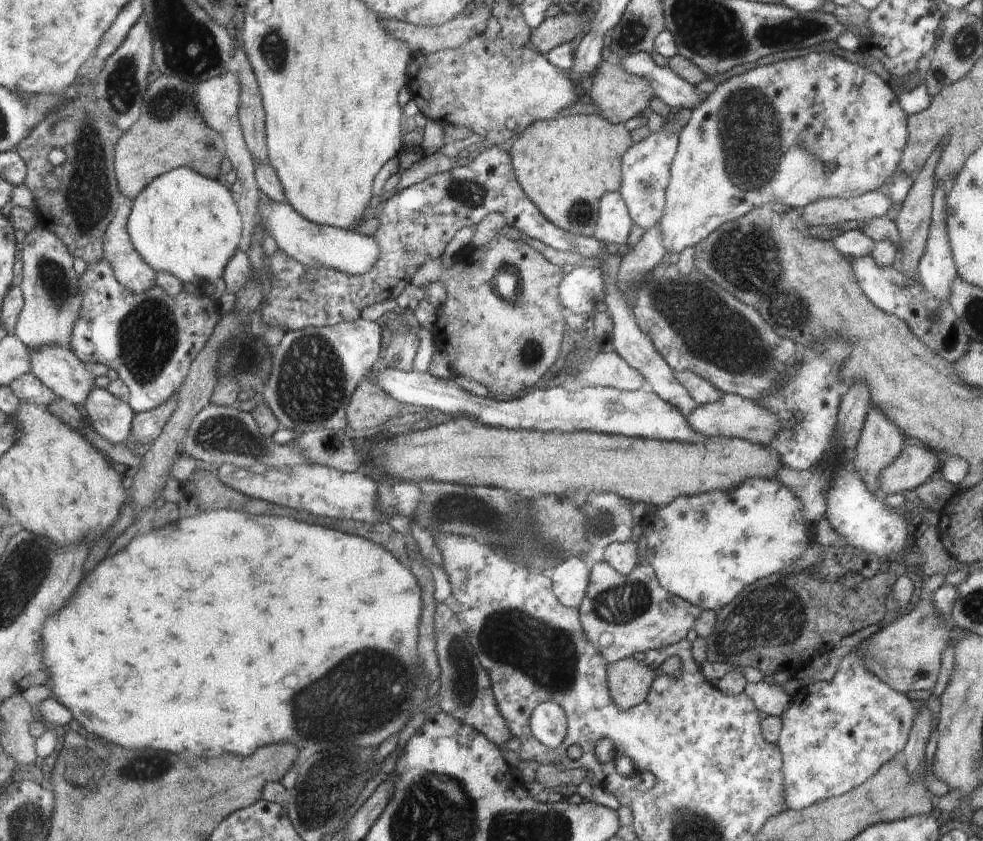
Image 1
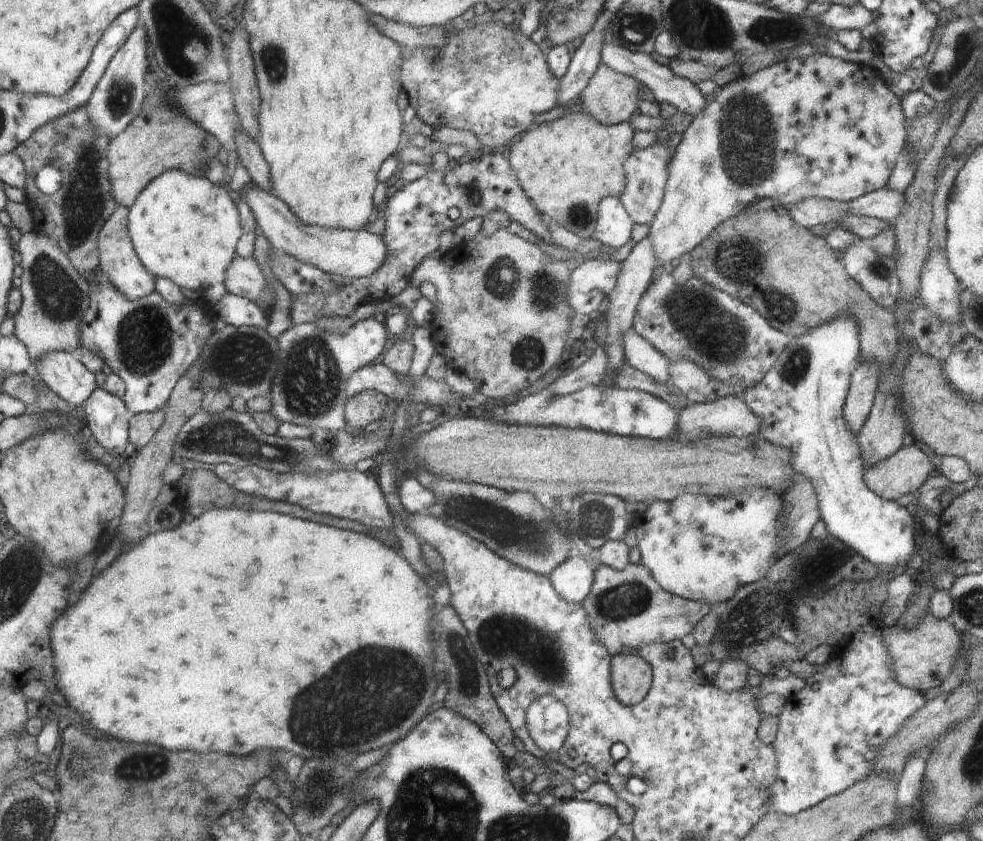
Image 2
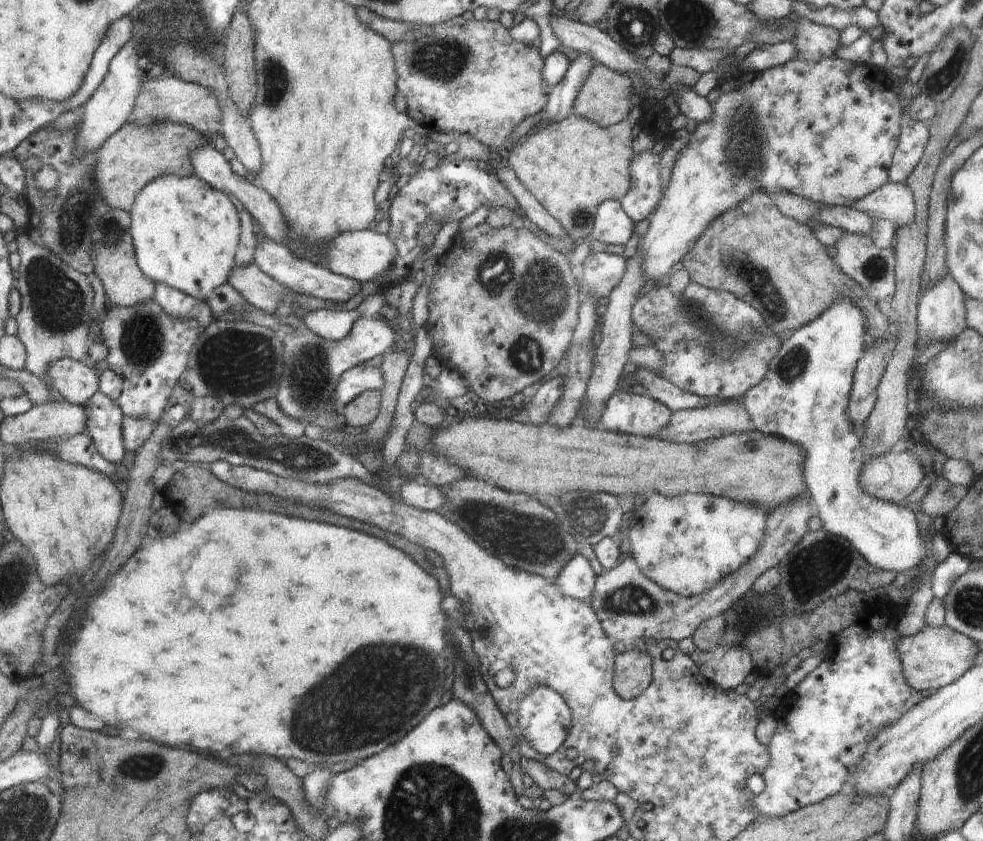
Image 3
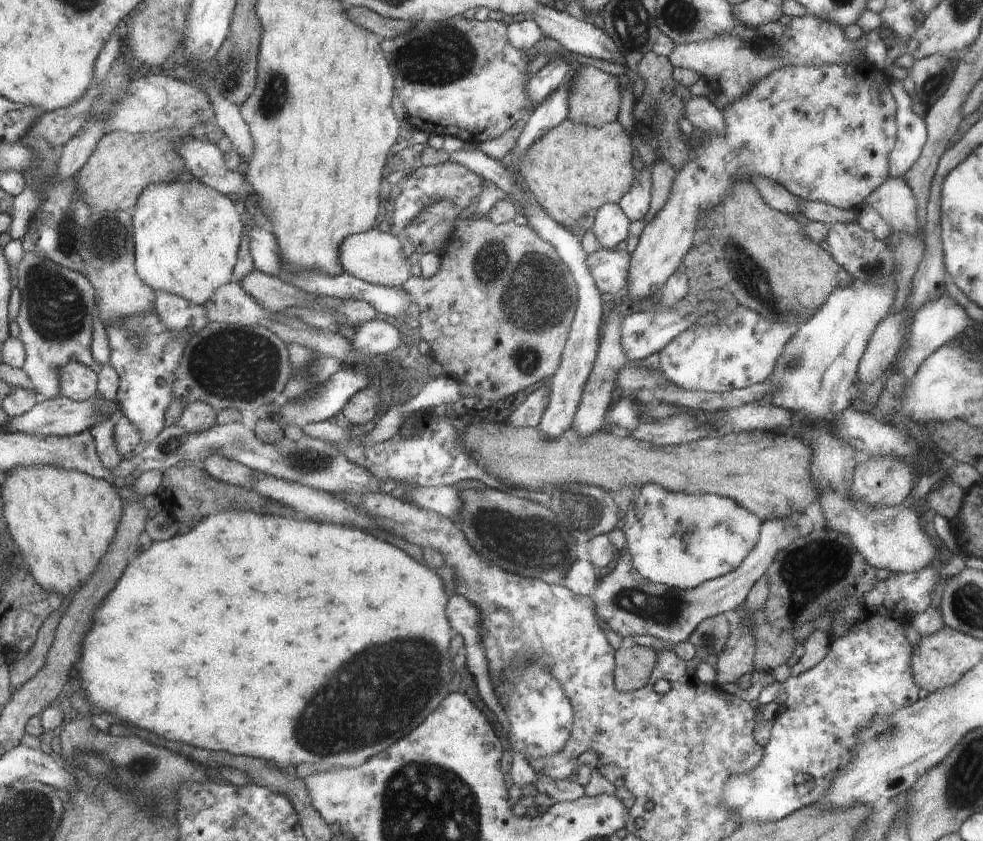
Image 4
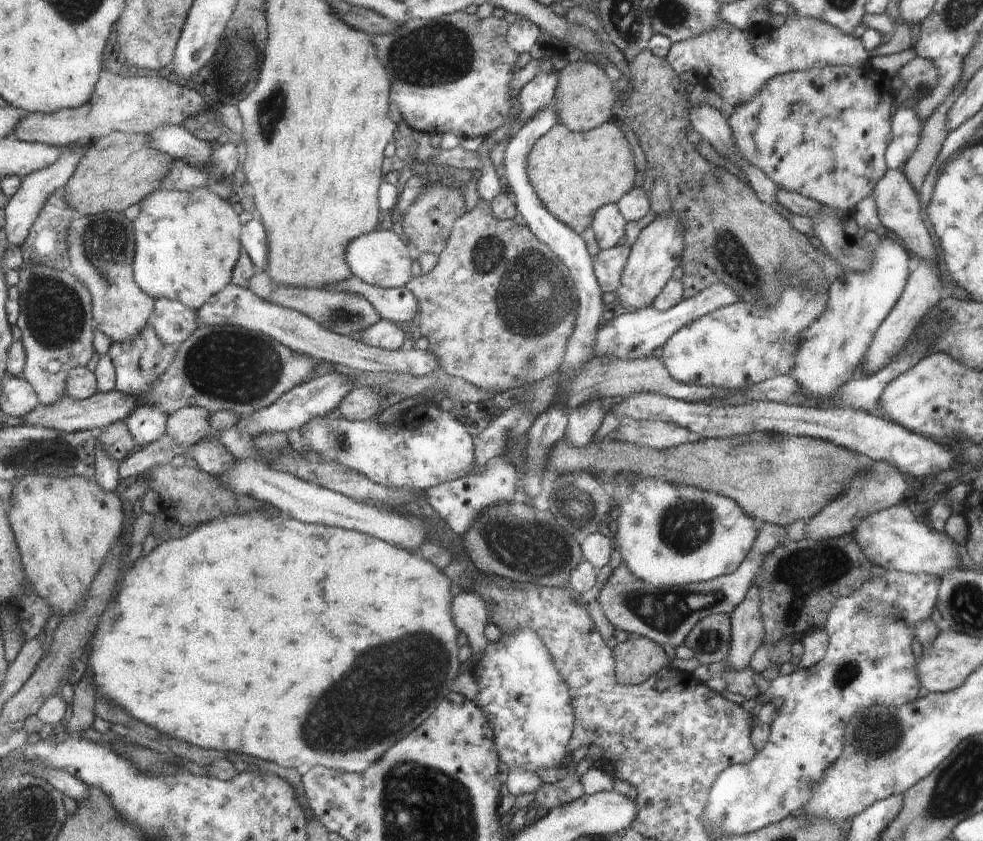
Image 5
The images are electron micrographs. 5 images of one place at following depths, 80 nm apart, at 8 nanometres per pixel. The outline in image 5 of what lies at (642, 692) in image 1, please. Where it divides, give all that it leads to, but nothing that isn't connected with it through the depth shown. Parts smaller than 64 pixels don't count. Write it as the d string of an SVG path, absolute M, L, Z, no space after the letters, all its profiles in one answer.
M630 633L626 642L616 645L616 680L620 684L642 684L664 668L672 667L668 650L651 639Z

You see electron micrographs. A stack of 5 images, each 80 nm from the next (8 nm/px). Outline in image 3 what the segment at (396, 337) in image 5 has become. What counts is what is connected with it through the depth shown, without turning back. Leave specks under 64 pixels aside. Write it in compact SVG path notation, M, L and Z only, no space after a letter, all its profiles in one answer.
M373 317L358 318L350 334L340 341L321 338L304 324L286 329L281 335L284 342L284 374L279 393L275 396L278 406L292 420L328 429L334 428L339 413L332 396L344 372L375 356L387 354L395 342L395 331L386 322Z

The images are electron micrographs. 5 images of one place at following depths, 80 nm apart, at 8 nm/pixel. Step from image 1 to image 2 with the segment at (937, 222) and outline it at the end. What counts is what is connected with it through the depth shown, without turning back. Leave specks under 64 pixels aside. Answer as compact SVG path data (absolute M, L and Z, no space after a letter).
M932 249L931 260L922 270L920 298L931 315L941 321L958 321L959 286L956 275L949 267L946 249Z

